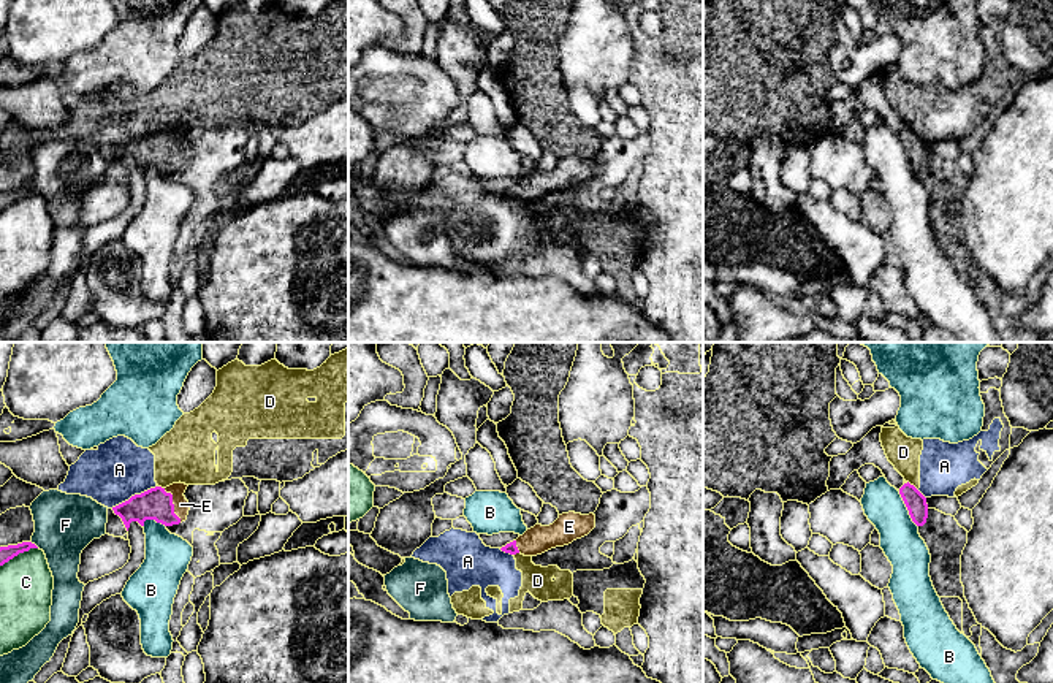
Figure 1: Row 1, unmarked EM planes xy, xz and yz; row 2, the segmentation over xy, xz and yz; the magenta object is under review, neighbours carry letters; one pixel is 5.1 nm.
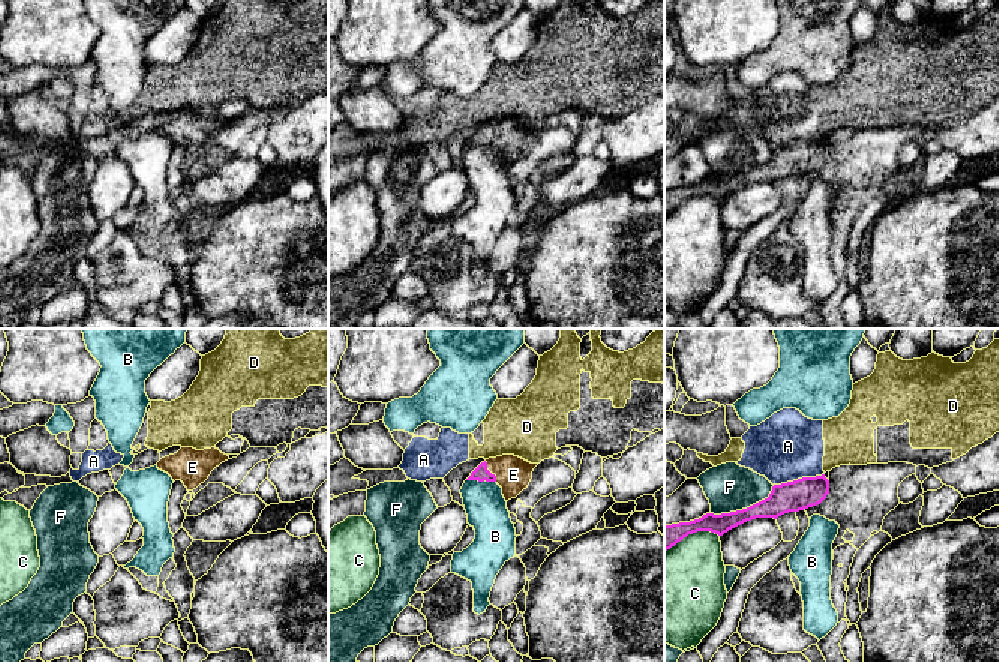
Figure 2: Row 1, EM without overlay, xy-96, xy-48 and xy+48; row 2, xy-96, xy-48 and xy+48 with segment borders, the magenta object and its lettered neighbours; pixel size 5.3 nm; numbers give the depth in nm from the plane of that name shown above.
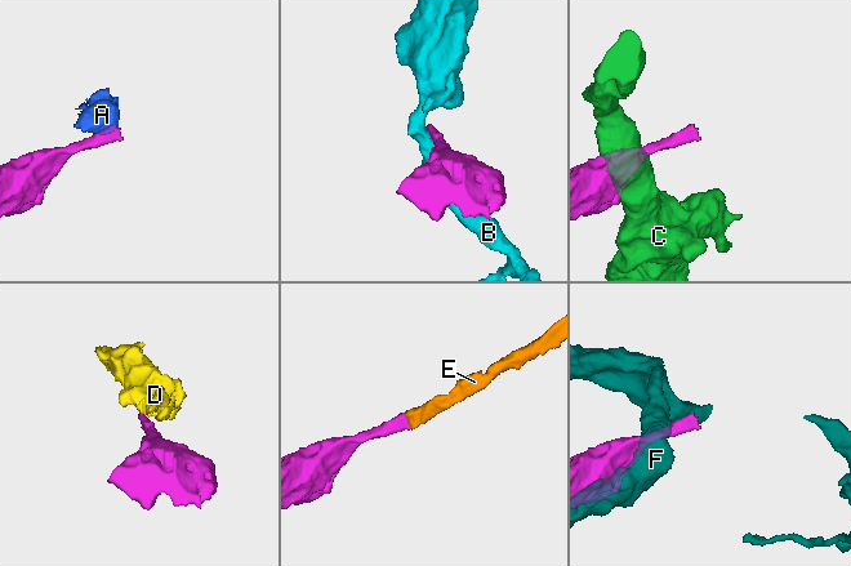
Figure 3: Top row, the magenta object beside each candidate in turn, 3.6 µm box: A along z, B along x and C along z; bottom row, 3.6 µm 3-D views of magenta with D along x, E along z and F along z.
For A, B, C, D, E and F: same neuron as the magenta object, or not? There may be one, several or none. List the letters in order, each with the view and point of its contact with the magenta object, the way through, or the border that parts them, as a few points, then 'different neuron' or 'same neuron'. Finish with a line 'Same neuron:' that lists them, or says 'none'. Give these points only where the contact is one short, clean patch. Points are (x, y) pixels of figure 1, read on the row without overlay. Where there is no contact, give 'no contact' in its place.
A: meets magenta in xy at (135, 140); border along xy (157, 130), (135, 138), (111, 152); different neuron
B: meets magenta in yz at (908, 154); border along yz (898, 137), (911, 165), (917, 171); different neuron
C: meets magenta in xy at (18, 198); different neuron
D: meets magenta in yz at (912, 130); border along yz (908, 125), (917, 135); different neuron
E: meets magenta in xy at (173, 149); runs through xy (155, 149), (173, 149), (181, 149); same neuron
F: meets magenta in xy at (34, 189); different neuron
Same neuron: E

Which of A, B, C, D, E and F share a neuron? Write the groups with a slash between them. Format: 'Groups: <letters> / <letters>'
Groups: A D / B / C / E / F

